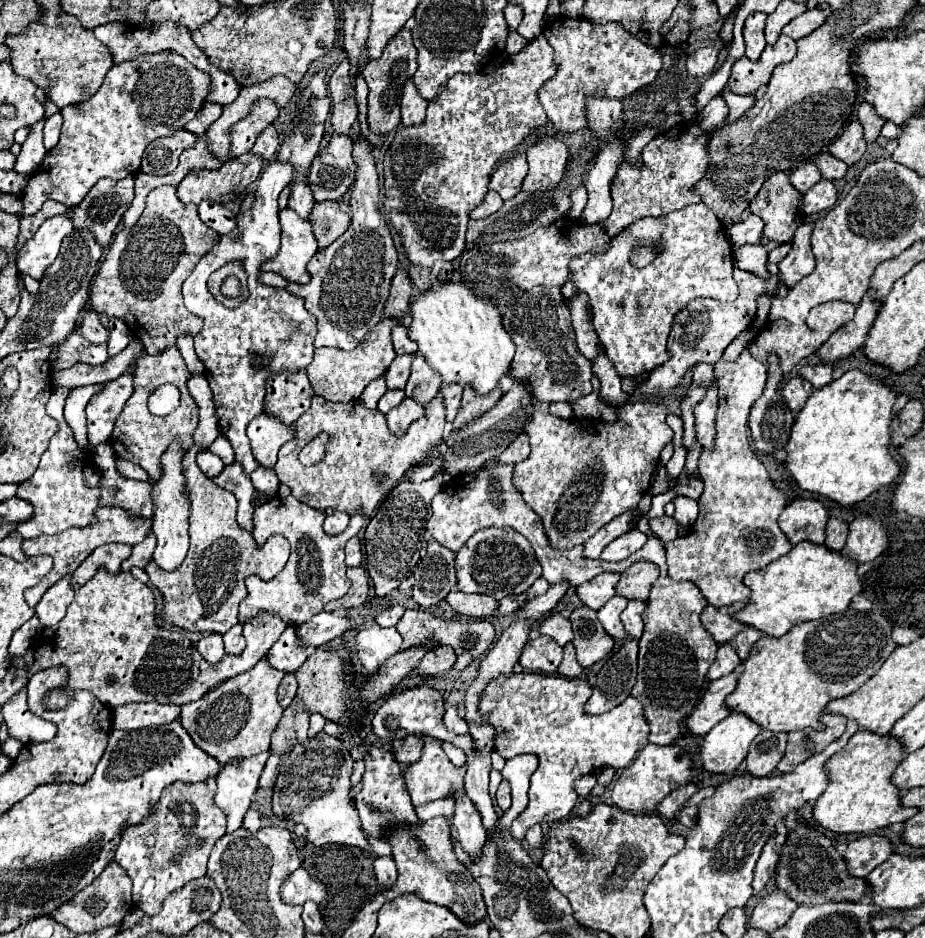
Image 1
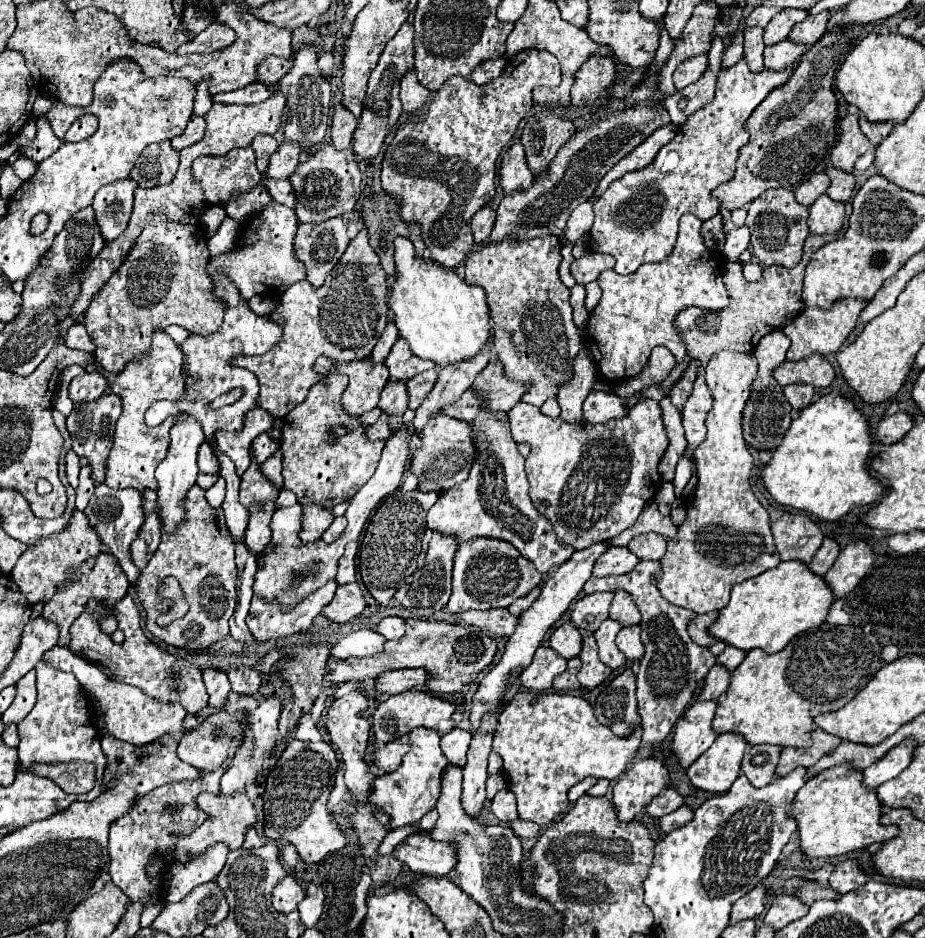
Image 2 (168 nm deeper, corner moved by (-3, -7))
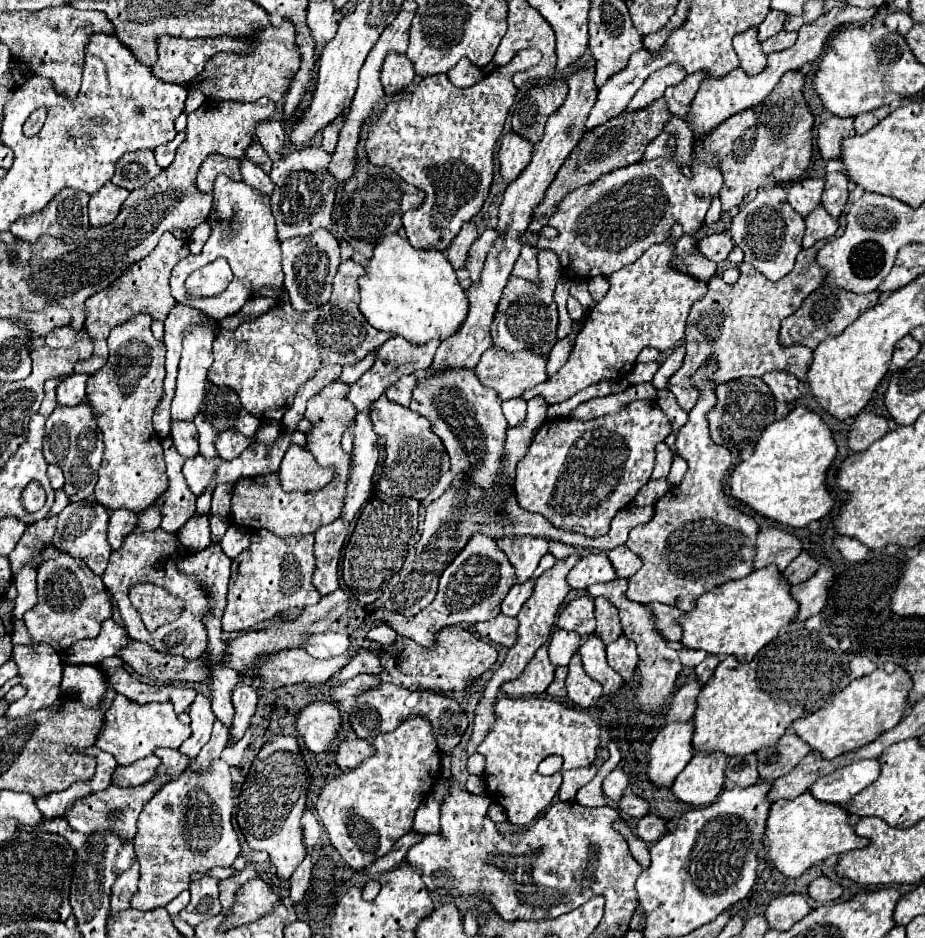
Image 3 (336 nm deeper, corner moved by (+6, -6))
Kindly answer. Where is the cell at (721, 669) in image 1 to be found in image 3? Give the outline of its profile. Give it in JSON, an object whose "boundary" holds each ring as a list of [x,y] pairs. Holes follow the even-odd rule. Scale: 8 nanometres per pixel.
{"boundary":[[[695,678],[695,680],[691,680],[691,682],[687,682],[685,686],[681,686],[679,690],[677,690],[677,694],[673,696],[673,700],[671,700],[671,706],[669,706],[669,712],[667,712],[667,722],[677,722],[677,720],[691,720],[693,718],[693,714],[695,714],[695,706],[697,706],[697,696],[699,696],[699,692],[701,692],[701,684],[699,684],[699,680]]]}

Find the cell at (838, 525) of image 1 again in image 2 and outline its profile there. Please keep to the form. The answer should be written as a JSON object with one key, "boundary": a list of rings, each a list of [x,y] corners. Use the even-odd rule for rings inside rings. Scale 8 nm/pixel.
{"boundary":[[[824,539],[822,547],[816,551],[816,555],[812,557],[812,561],[808,563],[810,571],[812,571],[814,575],[824,575],[824,573],[834,565],[838,553],[840,553],[838,543],[836,543],[834,539]]]}

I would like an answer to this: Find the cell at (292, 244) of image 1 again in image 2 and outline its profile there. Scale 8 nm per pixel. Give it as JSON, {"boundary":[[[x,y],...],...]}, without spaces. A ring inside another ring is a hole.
{"boundary":[[[280,203],[266,205],[258,213],[240,223],[236,247],[224,255],[210,257],[206,271],[208,275],[226,275],[236,285],[244,301],[248,301],[254,295],[272,295],[276,289],[286,289],[288,285],[294,285],[296,281],[302,281],[306,277],[304,265],[294,257],[296,229],[298,219],[292,209]]]}

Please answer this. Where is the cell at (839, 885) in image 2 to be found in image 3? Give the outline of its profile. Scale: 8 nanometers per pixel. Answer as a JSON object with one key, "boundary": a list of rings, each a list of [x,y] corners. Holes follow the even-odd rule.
{"boundary":[[[819,876],[815,878],[811,884],[809,884],[809,896],[813,900],[817,900],[819,904],[829,904],[829,902],[835,902],[835,900],[841,900],[843,898],[843,892],[845,888],[833,880],[829,880],[827,876]]]}

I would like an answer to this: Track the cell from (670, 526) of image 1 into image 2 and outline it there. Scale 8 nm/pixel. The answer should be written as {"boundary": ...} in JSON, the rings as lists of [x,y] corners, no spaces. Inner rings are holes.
{"boundary":[[[648,533],[648,535],[638,535],[628,543],[628,549],[638,555],[638,559],[646,561],[658,561],[662,559],[666,551],[666,541],[658,533]]]}

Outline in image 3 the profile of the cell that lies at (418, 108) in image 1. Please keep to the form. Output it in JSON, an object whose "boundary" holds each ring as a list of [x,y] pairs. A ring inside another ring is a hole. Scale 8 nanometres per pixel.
{"boundary":[[[391,52],[383,64],[381,70],[381,82],[387,96],[395,96],[403,92],[407,86],[411,86],[415,80],[413,66],[405,54]]]}

